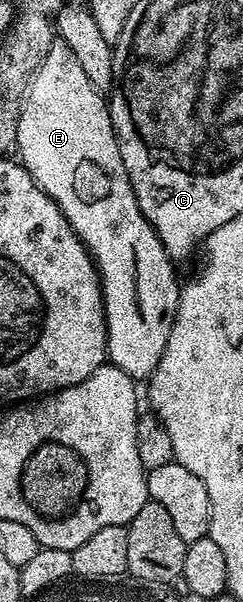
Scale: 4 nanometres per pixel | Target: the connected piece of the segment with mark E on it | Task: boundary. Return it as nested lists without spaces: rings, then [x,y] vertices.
[[[62,41],[53,42],[29,87],[18,119],[17,151],[20,162],[53,198],[55,205],[59,205],[65,220],[97,264],[97,273],[101,276],[101,296],[105,302],[108,362],[123,369],[123,373],[130,375],[134,381],[148,380],[159,365],[159,357],[163,357],[163,349],[167,349],[167,337],[171,337],[182,284],[177,283],[174,260],[170,259],[163,241],[159,241],[155,229],[139,209],[139,201],[131,189],[131,181],[119,153],[106,96],[91,85],[87,73],[83,73],[83,65],[79,65],[75,53]]]

